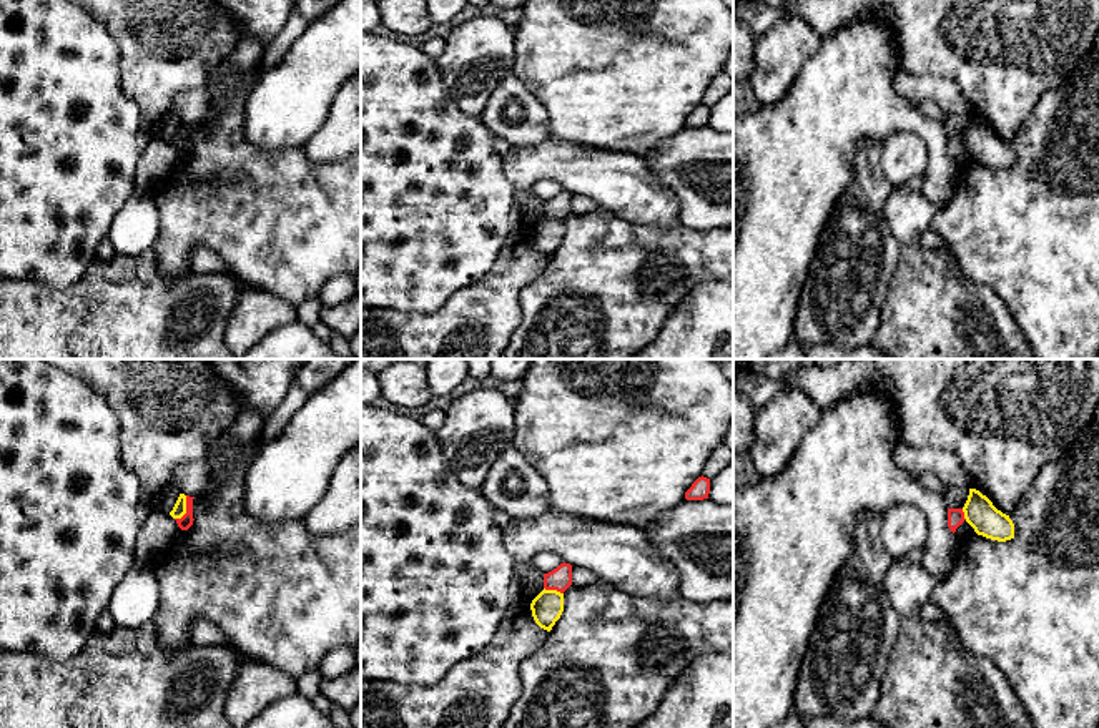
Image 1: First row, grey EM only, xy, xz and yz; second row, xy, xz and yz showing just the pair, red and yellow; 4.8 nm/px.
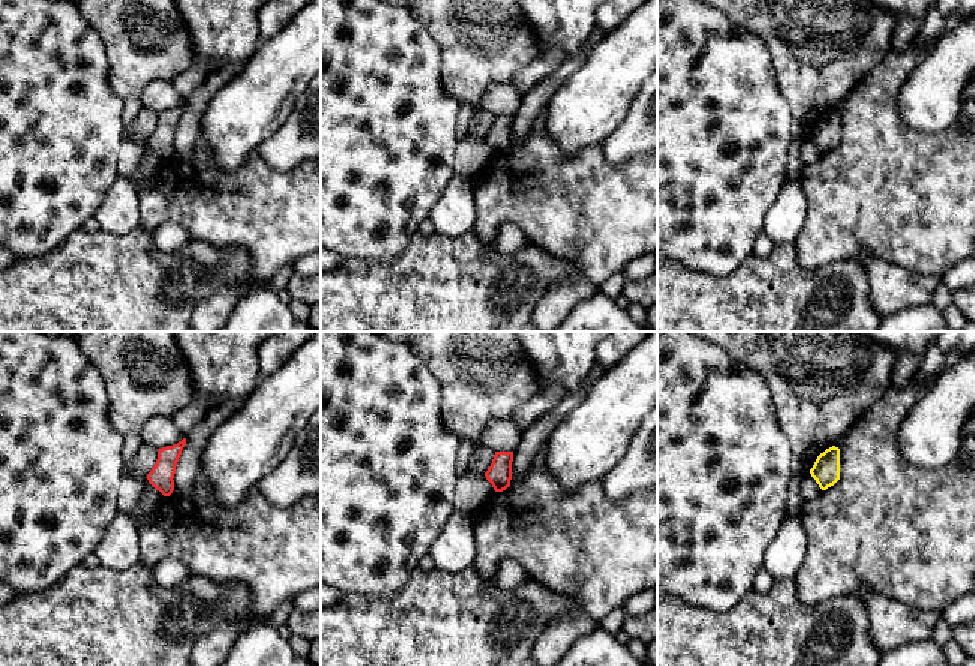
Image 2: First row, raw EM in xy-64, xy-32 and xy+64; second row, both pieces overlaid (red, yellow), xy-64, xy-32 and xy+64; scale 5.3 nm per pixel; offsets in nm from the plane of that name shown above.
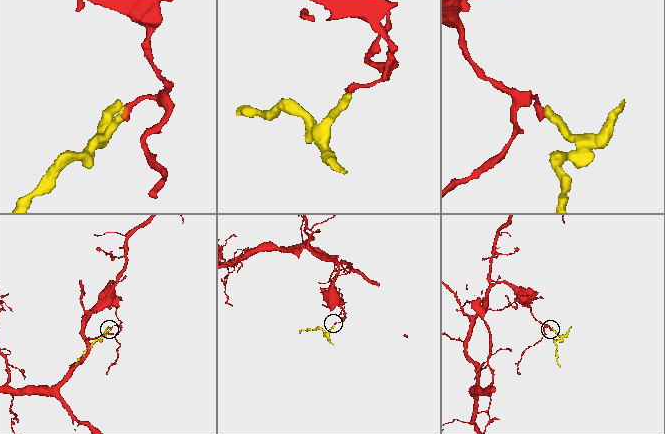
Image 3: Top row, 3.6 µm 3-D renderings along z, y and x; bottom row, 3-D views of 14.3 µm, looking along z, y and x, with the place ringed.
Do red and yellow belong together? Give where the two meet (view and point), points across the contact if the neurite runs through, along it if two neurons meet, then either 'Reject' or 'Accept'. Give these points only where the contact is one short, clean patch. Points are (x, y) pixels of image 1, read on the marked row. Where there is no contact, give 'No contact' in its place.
Touches red at xy (187, 509). Boundary: xy (187, 496), (187, 511), (175, 519). Reject

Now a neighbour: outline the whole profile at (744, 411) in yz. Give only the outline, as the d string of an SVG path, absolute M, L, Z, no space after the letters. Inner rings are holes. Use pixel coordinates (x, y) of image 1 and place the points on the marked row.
M733 389L733 454L747 452L755 440L756 407L743 394Z

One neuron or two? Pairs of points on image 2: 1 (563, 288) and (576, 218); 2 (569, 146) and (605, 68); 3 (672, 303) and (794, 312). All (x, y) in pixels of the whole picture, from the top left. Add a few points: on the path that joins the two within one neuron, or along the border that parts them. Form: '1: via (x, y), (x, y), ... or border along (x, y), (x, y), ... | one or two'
1: border along (581, 273), (597, 287) | two
2: via (572, 126), (572, 122), (603, 87) | one
3: via (702, 312), (764, 312) | one

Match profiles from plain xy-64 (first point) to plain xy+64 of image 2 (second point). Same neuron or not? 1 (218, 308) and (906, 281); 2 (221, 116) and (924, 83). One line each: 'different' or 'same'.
1: same
2: same

